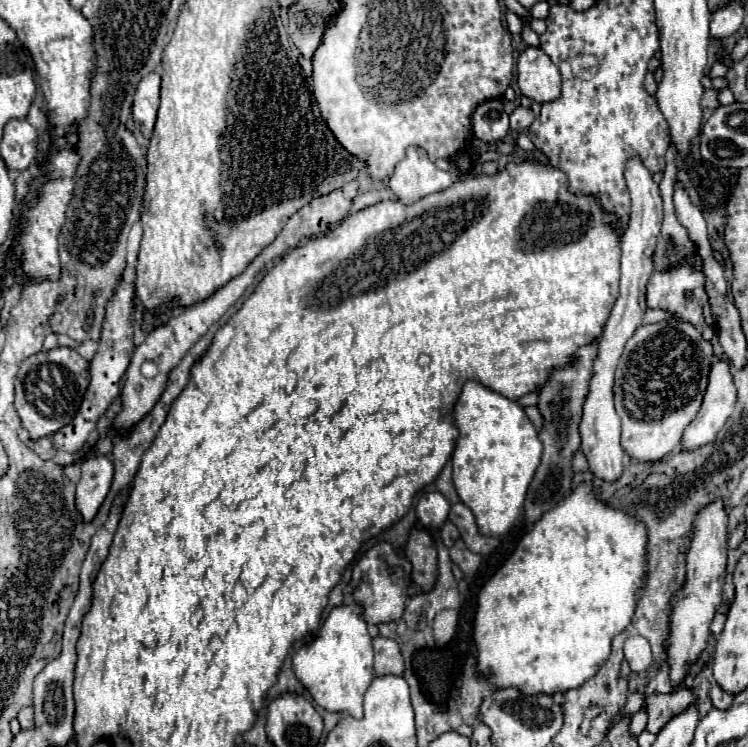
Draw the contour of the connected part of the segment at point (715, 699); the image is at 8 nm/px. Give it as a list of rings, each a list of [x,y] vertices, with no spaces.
[[[714,686],[712,692],[710,692],[710,698],[712,698],[712,704],[720,710],[726,710],[728,706],[732,706],[732,694],[730,692],[724,692],[720,686]]]

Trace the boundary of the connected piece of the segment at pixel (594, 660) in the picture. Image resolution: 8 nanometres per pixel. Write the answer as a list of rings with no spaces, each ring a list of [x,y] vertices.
[[[592,482],[578,484],[566,498],[562,498],[552,510],[544,512],[532,526],[532,530],[518,542],[516,550],[503,561],[496,574],[484,584],[484,588],[478,594],[478,610],[476,610],[476,622],[474,622],[474,642],[478,650],[478,672],[488,676],[492,686],[496,688],[508,688],[516,686],[518,690],[524,690],[524,694],[558,694],[566,692],[570,688],[582,686],[588,682],[608,660],[610,656],[610,644],[614,636],[626,630],[626,626],[632,620],[632,614],[636,610],[636,602],[642,594],[644,582],[646,582],[646,544],[648,544],[648,528],[642,520],[636,516],[630,516],[630,512],[622,508],[614,508],[610,502],[604,502],[600,498],[598,486]]]

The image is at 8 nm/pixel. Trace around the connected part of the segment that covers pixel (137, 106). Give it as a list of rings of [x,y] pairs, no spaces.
[[[156,72],[148,74],[148,78],[140,80],[140,86],[134,94],[134,108],[132,118],[144,138],[152,138],[156,114],[160,104],[160,76]]]

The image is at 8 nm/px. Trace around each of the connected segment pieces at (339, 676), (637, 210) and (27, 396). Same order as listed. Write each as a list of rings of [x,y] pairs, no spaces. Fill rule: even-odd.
[[[342,604],[330,610],[313,642],[300,648],[292,658],[296,678],[308,688],[314,702],[330,712],[346,712],[362,718],[362,700],[374,680],[374,650],[360,604]]]
[[[632,156],[626,162],[624,176],[626,176],[626,184],[630,190],[630,198],[632,198],[632,210],[630,210],[628,228],[624,230],[622,240],[620,240],[620,248],[622,248],[620,296],[616,304],[612,306],[610,318],[598,340],[598,356],[594,360],[590,390],[584,402],[584,414],[580,422],[580,436],[582,436],[580,450],[586,454],[594,476],[600,480],[608,480],[608,482],[614,482],[622,474],[622,462],[624,462],[624,450],[620,444],[620,418],[614,410],[614,394],[612,394],[614,372],[622,356],[624,344],[628,342],[628,338],[632,338],[632,334],[640,326],[642,316],[646,312],[644,290],[654,270],[652,256],[654,256],[656,242],[660,236],[660,226],[662,226],[662,196],[660,196],[658,184],[652,178],[652,172],[644,166],[644,162],[638,156]]]
[[[54,348],[26,358],[16,378],[16,412],[30,440],[40,440],[60,430],[80,410],[82,398],[90,384],[90,362],[72,348]]]

